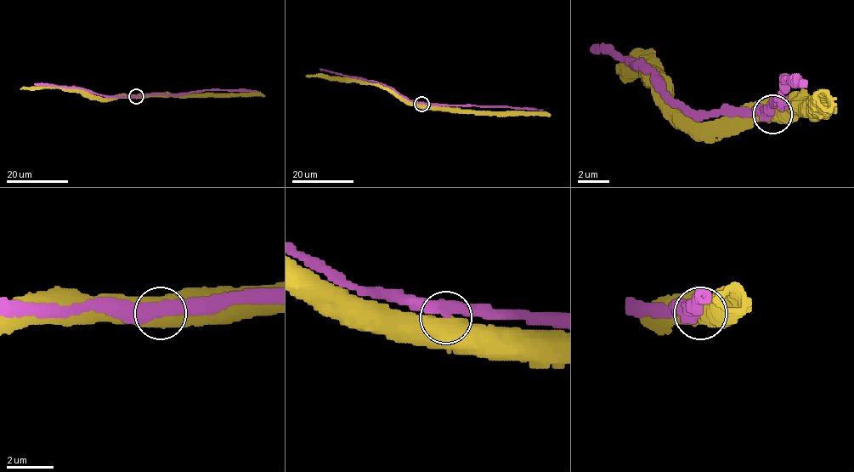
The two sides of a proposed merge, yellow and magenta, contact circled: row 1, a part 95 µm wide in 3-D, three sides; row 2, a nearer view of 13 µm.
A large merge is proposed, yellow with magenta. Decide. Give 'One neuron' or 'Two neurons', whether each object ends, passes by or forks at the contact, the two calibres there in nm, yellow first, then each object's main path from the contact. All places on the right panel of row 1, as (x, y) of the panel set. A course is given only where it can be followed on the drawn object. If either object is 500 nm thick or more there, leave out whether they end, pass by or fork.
Two neurons. Thickness 700 nm (yellow) against 440 nm. Course of yellow: (773, 113), (821, 113), (833, 109). Course of magenta: (773, 113), (782, 89), (789, 82), (801, 85)

